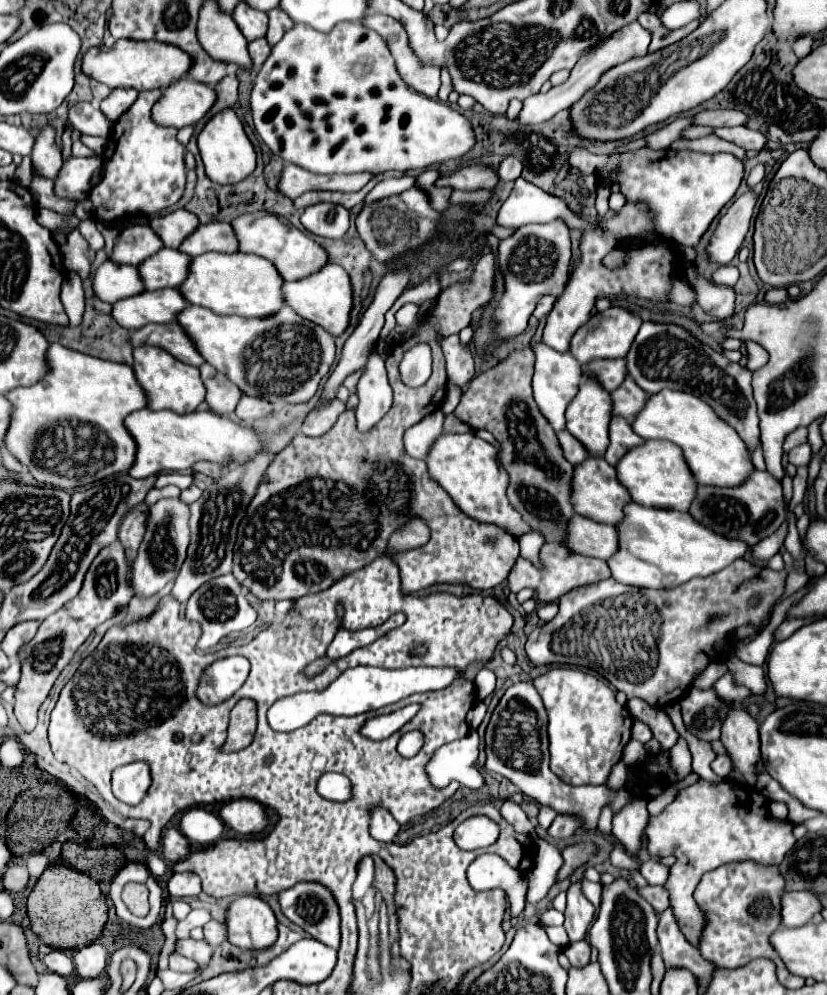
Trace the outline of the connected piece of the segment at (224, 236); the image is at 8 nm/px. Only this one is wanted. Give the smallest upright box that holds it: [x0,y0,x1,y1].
[179,223,239,257]

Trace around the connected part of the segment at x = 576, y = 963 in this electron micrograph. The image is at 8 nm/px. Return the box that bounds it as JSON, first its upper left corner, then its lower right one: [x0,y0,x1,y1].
[563,939,591,967]

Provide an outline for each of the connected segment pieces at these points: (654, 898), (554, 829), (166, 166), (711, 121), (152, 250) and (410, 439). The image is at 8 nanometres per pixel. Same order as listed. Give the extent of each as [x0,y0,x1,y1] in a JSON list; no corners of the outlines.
[[643,885,669,913],[547,815,581,839],[89,91,187,223],[695,109,749,127],[113,225,163,265],[405,409,445,461]]

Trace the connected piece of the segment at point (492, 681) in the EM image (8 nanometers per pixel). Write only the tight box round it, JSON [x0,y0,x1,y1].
[475,667,496,701]

